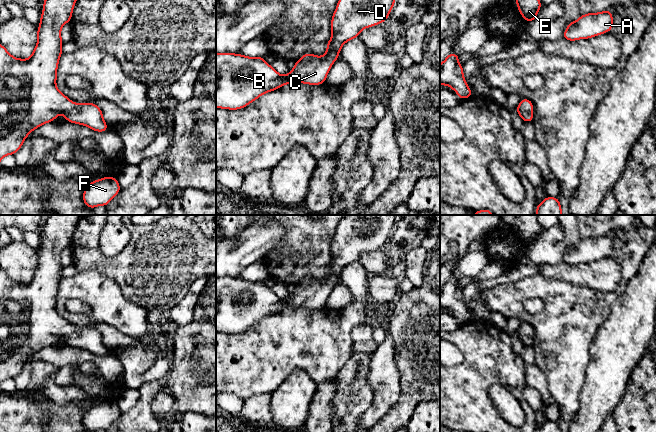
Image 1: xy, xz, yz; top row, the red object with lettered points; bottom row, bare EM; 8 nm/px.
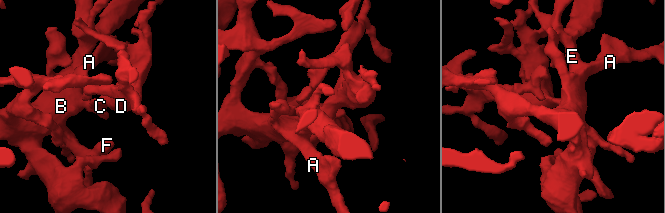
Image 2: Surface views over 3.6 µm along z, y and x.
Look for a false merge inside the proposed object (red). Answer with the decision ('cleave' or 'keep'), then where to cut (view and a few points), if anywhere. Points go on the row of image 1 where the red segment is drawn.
keep | no cut

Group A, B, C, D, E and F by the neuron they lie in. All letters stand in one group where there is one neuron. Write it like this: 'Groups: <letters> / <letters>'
Groups: A B C D E F

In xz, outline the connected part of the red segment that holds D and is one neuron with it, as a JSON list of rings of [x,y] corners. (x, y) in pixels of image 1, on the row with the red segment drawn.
[[[338,0],[331,19],[332,35],[326,43],[327,51],[319,57],[312,53],[304,54],[294,64],[287,75],[280,75],[264,57],[247,57],[242,54],[216,54],[216,107],[237,110],[248,106],[265,93],[279,89],[286,84],[305,83],[321,85],[325,83],[328,72],[338,59],[342,46],[359,36],[363,29],[385,22],[396,0]]]

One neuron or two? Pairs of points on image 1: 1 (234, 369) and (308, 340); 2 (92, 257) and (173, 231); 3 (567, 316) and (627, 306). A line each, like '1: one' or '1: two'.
1: one
2: one
3: two

